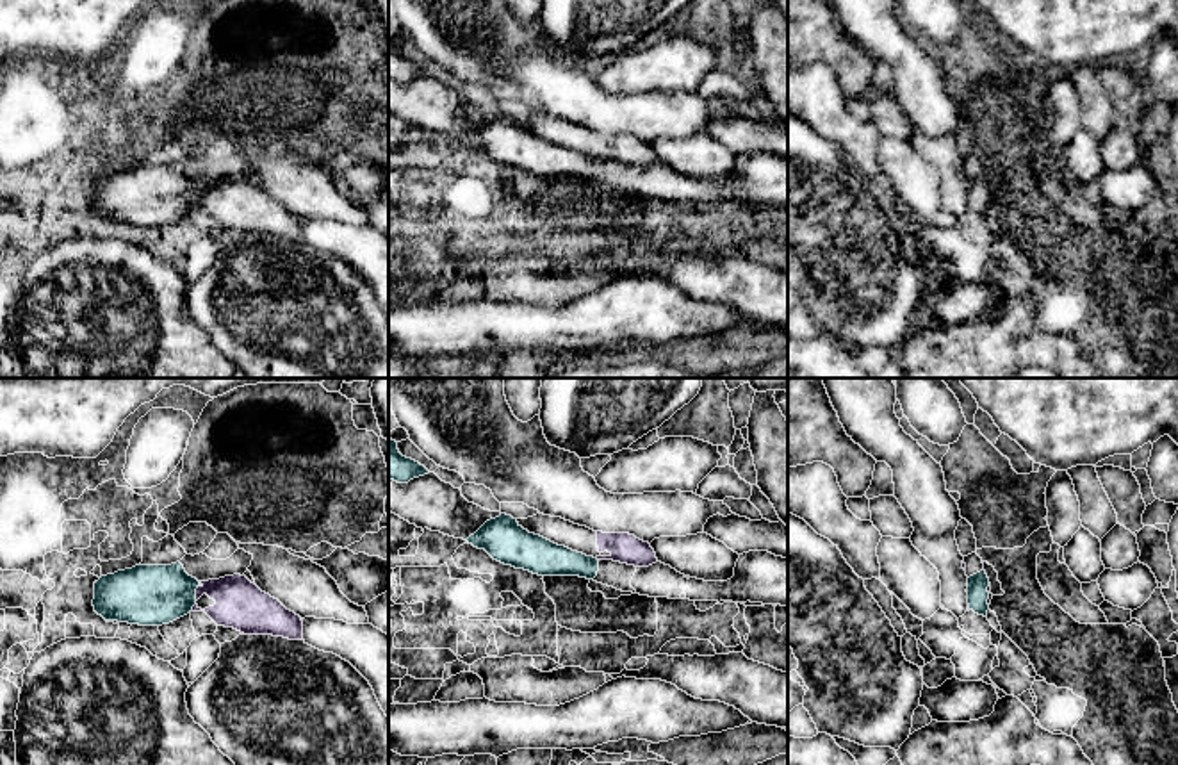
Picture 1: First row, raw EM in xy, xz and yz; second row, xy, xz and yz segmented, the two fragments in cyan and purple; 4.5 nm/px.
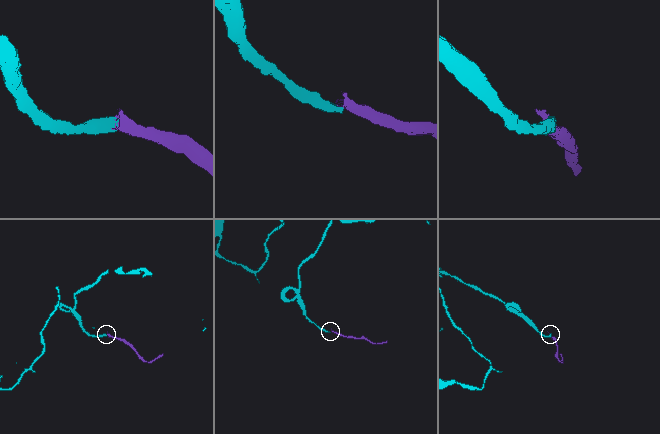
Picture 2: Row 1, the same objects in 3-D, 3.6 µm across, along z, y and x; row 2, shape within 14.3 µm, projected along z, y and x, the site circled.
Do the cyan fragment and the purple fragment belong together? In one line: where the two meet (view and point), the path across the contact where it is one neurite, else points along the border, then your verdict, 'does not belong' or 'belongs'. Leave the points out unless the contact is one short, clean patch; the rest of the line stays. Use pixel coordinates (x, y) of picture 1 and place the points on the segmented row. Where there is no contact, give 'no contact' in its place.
meets cyan in xy at (195, 591); border along xy (200, 582), (195, 600); does not belong

